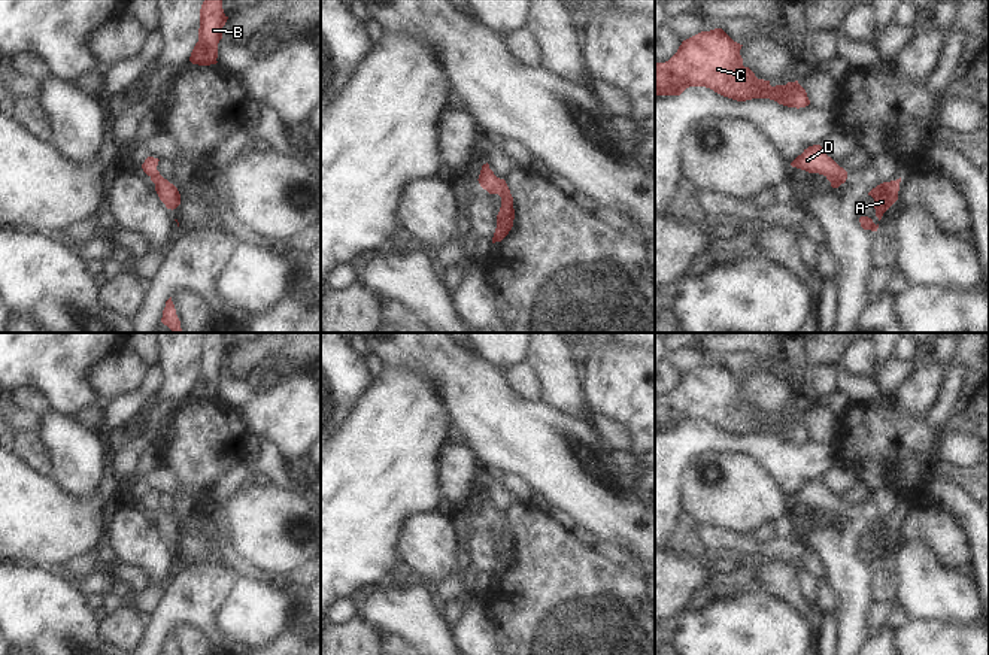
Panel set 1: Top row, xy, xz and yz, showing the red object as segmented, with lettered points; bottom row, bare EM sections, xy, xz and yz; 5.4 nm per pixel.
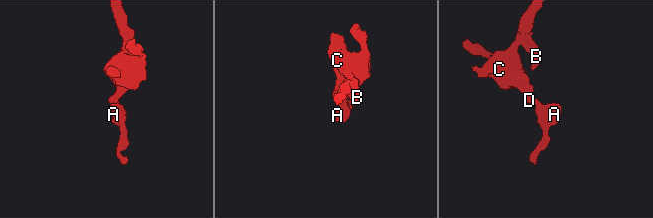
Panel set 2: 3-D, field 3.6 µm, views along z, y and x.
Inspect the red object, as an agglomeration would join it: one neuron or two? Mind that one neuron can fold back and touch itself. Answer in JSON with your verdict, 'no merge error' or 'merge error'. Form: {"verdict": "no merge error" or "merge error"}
{"verdict": "no merge error"}

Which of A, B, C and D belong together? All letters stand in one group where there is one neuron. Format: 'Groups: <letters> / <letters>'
Groups: A B C D.

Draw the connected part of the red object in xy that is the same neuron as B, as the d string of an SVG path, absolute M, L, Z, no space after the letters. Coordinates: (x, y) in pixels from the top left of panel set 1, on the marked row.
M204 0L200 9L198 42L189 61L198 66L216 64L218 43L228 16L224 13L222 0Z

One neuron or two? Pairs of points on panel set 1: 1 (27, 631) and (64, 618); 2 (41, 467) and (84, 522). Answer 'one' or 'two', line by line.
1: one
2: two

